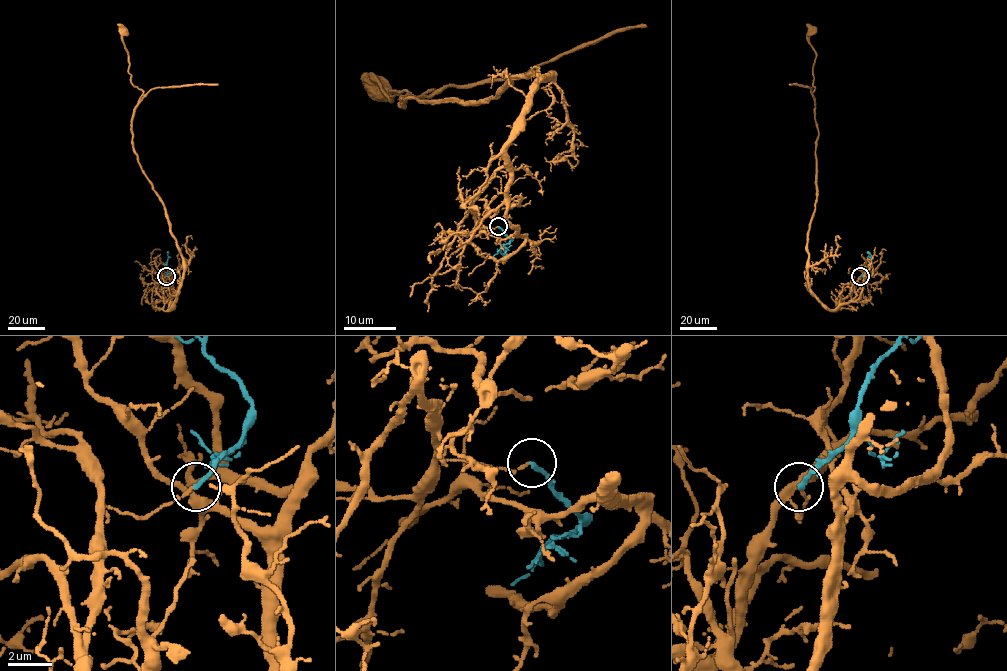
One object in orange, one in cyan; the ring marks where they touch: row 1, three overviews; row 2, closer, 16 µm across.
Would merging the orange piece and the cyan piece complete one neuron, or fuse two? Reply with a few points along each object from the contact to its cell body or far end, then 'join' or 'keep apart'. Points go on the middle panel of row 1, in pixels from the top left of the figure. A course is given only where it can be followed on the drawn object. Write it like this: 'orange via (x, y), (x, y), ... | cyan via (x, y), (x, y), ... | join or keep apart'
orange via (497, 226), (478, 226), (472, 200), (548, 76), (403, 106), (434, 91), (391, 100), (377, 87) | cyan via (499, 226), (510, 239), (500, 248), (504, 257), (503, 244) | keep apart

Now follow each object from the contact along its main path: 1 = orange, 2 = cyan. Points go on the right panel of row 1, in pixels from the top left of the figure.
1: (860, 276), (834, 310), (810, 289), (807, 277), (818, 136), (811, 31)
2: (860, 276), (871, 256), (866, 251)

